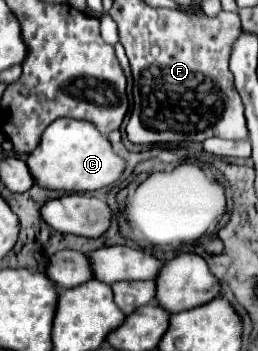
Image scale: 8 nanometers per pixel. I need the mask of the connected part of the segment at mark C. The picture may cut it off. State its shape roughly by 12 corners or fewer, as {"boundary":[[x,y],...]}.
{"boundary":[[50,123],[26,165],[66,193],[112,187],[124,161],[92,123]]}

